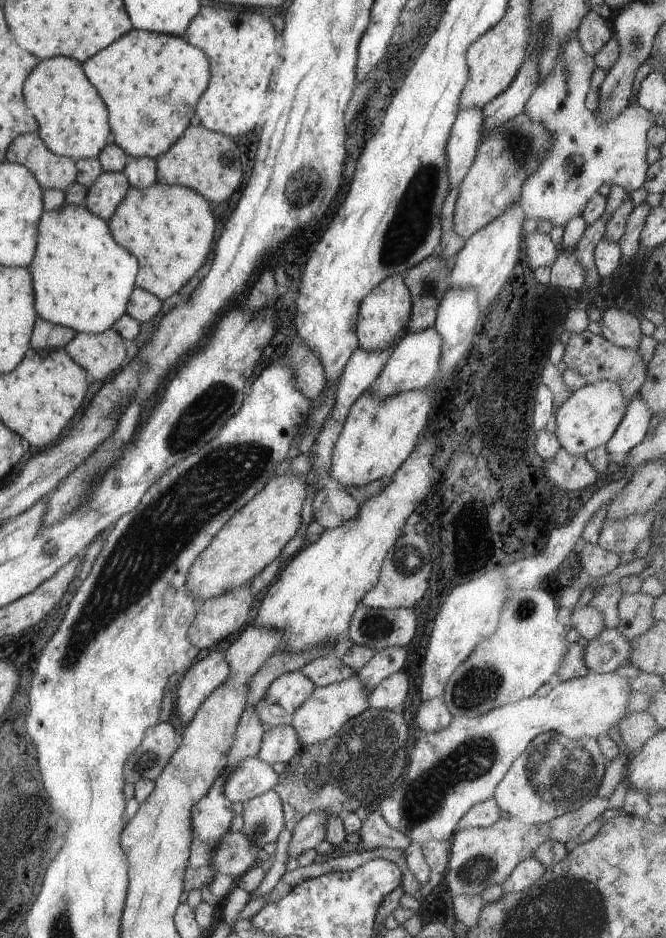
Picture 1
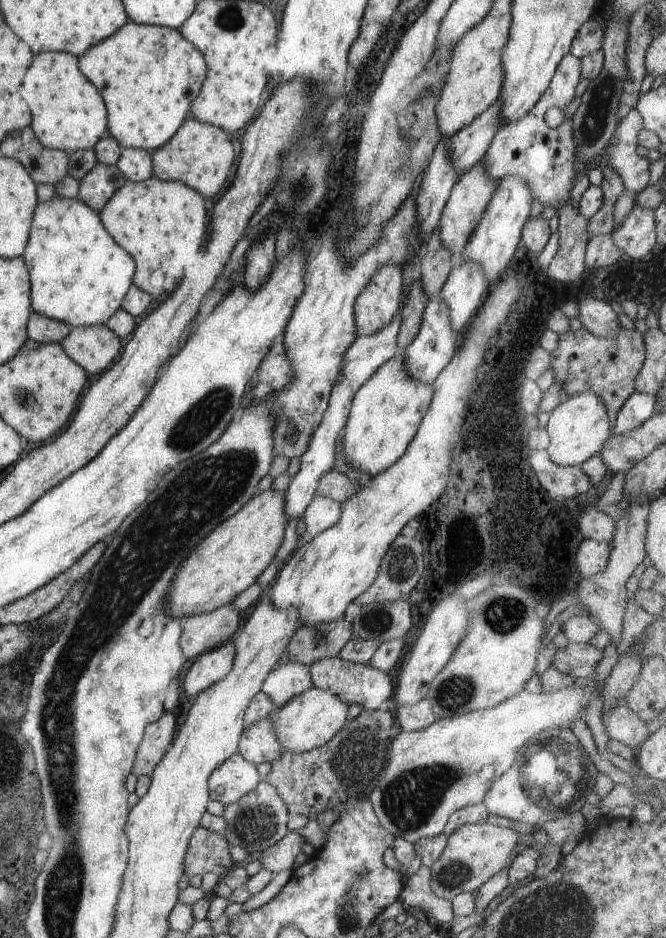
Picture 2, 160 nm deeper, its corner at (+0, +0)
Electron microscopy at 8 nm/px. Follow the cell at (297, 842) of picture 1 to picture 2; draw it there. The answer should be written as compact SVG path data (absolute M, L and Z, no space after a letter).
M289 831L277 844L270 846L260 854L262 869L270 870L275 876L279 872L293 868L294 859L302 852L303 844L308 840L296 831Z

